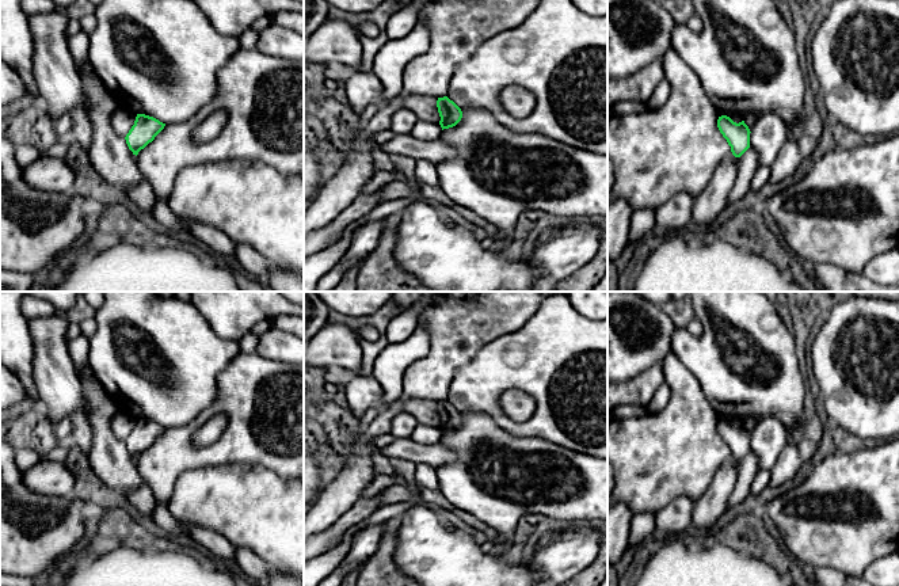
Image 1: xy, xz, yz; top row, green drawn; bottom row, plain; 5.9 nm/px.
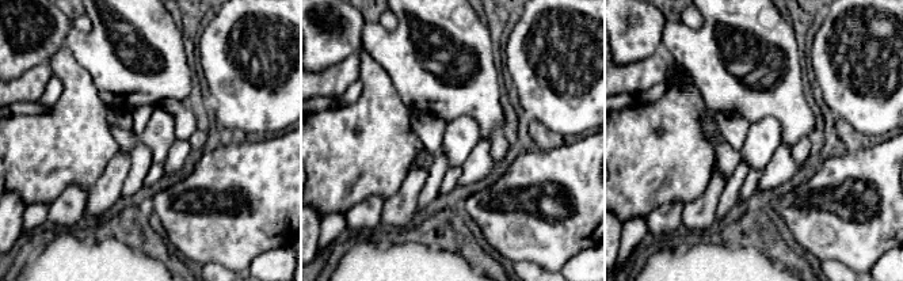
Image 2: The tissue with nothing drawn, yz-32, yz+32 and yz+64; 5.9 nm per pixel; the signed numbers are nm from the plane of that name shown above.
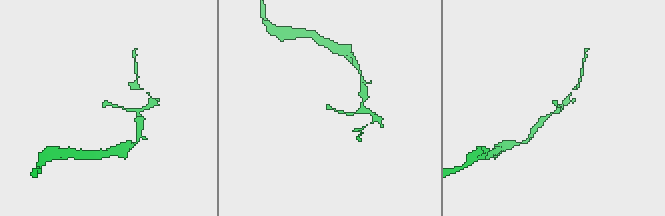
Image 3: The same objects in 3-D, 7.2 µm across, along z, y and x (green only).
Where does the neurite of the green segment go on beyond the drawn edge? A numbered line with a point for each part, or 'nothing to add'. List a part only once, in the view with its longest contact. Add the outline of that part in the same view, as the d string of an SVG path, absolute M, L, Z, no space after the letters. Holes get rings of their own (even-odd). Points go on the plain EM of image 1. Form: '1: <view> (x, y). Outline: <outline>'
nothing to add

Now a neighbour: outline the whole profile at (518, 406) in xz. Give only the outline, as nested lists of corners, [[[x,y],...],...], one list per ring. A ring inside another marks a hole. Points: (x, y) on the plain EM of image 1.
[[[521,389],[506,391],[499,402],[504,414],[514,422],[527,421],[537,407],[534,399]]]

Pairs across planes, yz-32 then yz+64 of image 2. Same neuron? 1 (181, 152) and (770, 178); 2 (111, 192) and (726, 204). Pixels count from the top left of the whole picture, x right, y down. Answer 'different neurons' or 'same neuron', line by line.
1: same neuron
2: different neurons

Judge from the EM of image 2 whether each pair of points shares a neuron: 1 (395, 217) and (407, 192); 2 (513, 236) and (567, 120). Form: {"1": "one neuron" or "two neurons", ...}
{"1": "one neuron", "2": "two neurons"}

